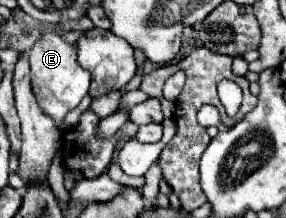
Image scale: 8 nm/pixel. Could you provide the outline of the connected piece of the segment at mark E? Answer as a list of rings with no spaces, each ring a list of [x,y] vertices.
[[[44,33],[34,47],[28,51],[30,73],[32,73],[32,91],[40,109],[54,119],[56,127],[62,127],[70,109],[74,109],[86,95],[90,87],[90,73],[82,69],[76,61],[76,45],[66,43],[60,35]]]

